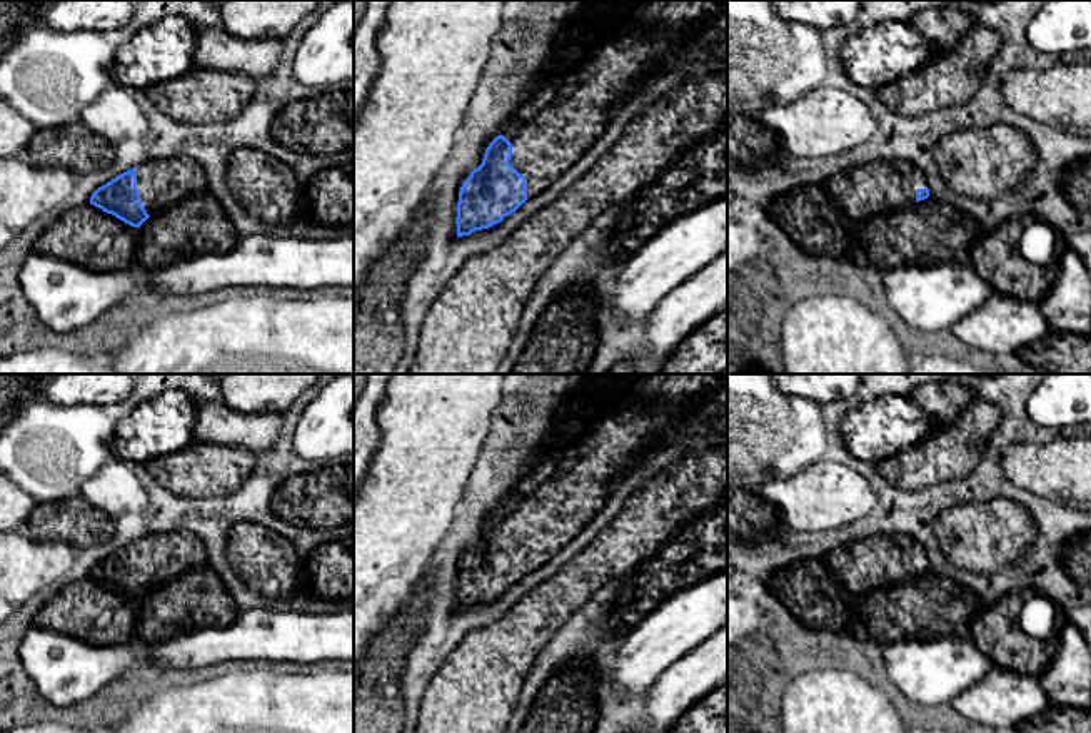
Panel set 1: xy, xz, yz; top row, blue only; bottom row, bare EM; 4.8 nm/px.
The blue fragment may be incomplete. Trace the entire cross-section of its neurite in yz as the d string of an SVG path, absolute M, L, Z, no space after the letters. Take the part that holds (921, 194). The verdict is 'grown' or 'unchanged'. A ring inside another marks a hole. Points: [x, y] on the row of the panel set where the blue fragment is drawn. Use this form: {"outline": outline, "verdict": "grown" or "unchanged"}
{"outline": "M876 160L837 172L827 190L854 220L913 205L929 197L924 174L907 160Z", "verdict": "grown"}

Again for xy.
{"outline": "M170 157L117 175L92 194L90 204L138 229L150 215L194 197L207 197L202 165Z", "verdict": "grown"}

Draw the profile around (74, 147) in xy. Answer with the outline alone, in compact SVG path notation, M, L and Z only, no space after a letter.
M78 120L37 129L27 154L28 162L35 167L60 167L72 174L82 174L108 165L115 155L115 144L92 132Z

